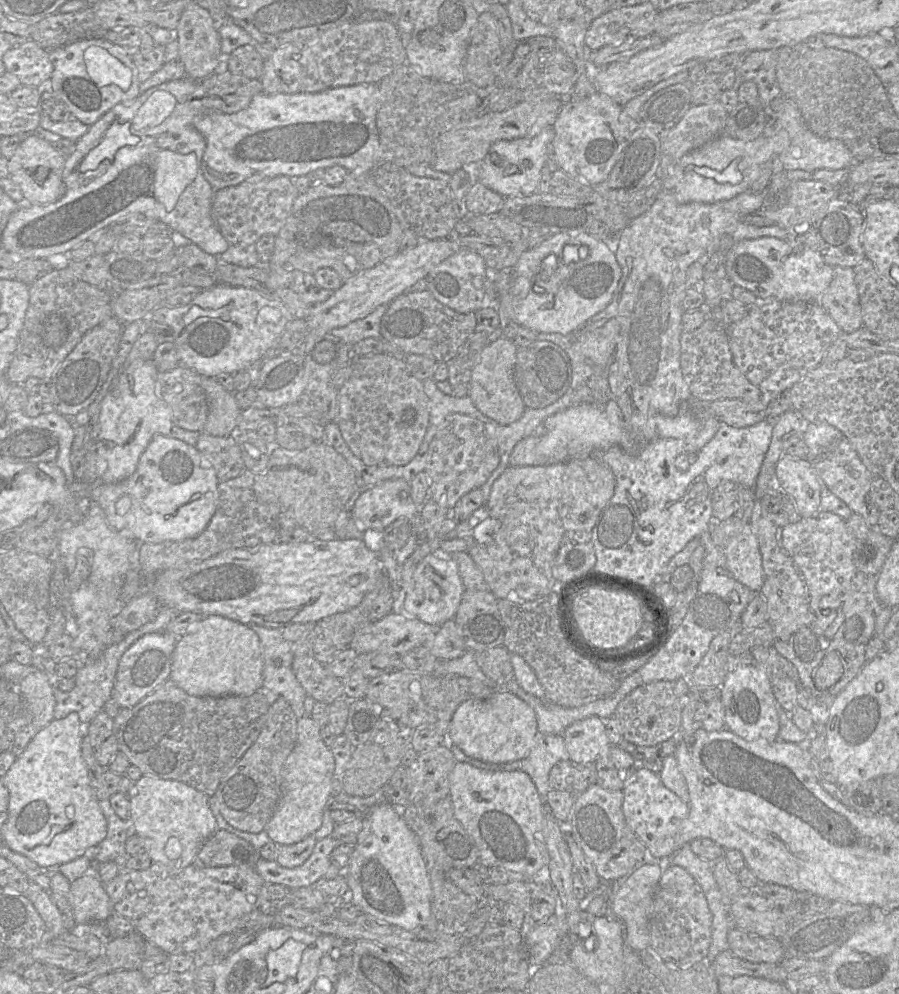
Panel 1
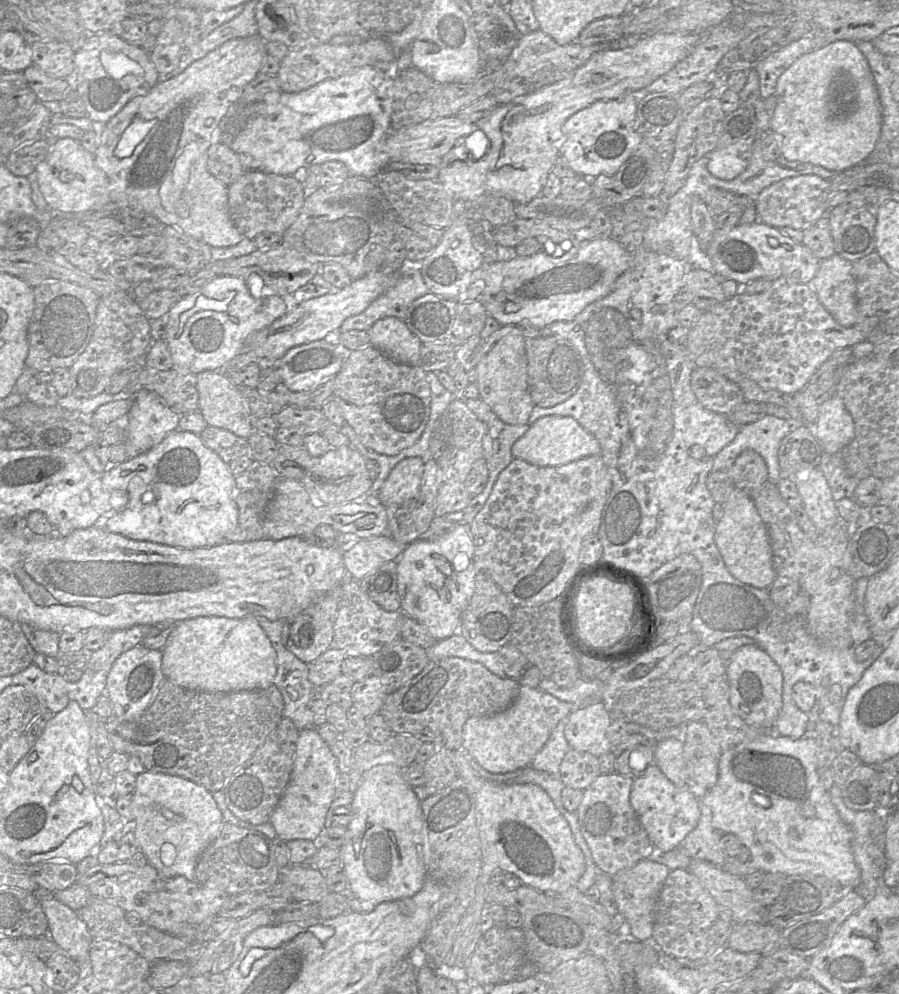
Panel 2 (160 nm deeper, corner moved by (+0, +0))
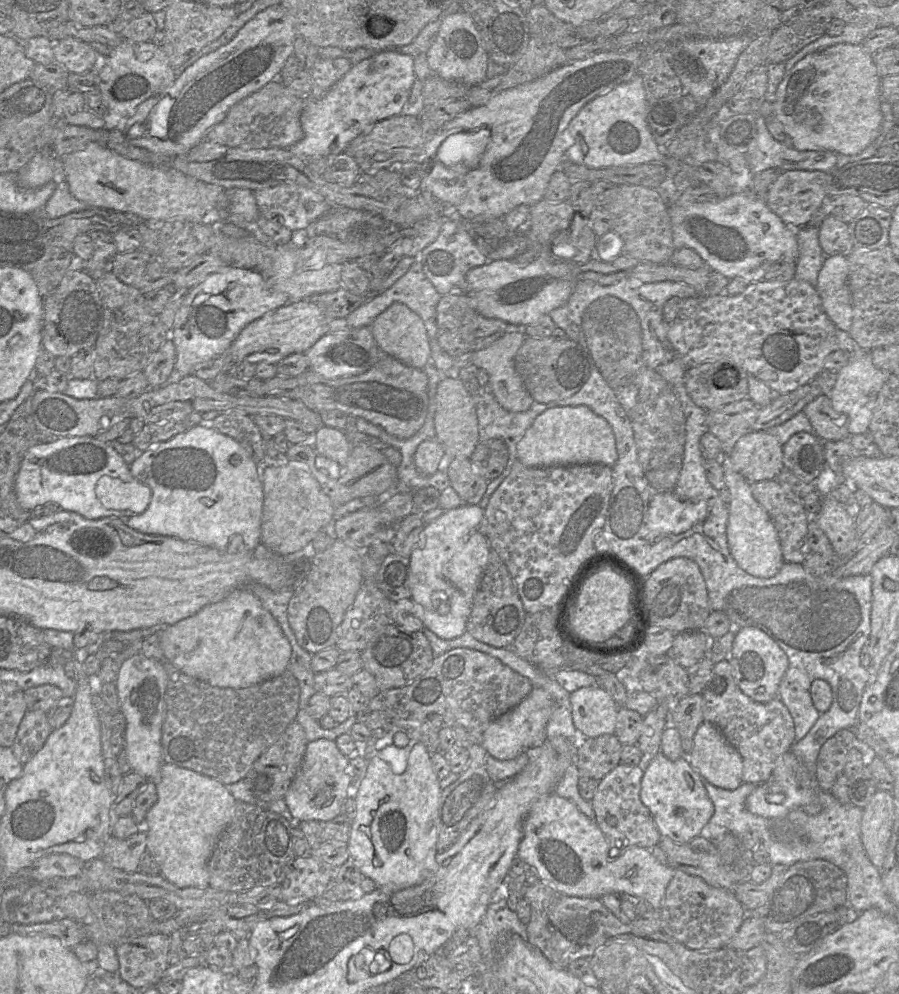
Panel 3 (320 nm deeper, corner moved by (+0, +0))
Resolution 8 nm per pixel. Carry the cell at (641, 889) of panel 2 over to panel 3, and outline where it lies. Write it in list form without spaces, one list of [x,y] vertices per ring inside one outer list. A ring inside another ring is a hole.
[[[552,792],[538,799],[526,815],[517,857],[536,870],[540,881],[553,886],[561,894],[597,899],[606,894],[632,895],[646,900],[652,910],[660,911],[674,869],[661,864],[647,848],[629,847],[616,857],[610,857],[609,850],[608,840],[596,822],[585,816],[573,802]]]

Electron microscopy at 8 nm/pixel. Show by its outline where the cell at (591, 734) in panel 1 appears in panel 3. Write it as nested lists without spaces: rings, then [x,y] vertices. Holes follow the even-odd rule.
[[[599,685],[572,692],[570,704],[572,720],[581,738],[615,733],[619,706]]]

